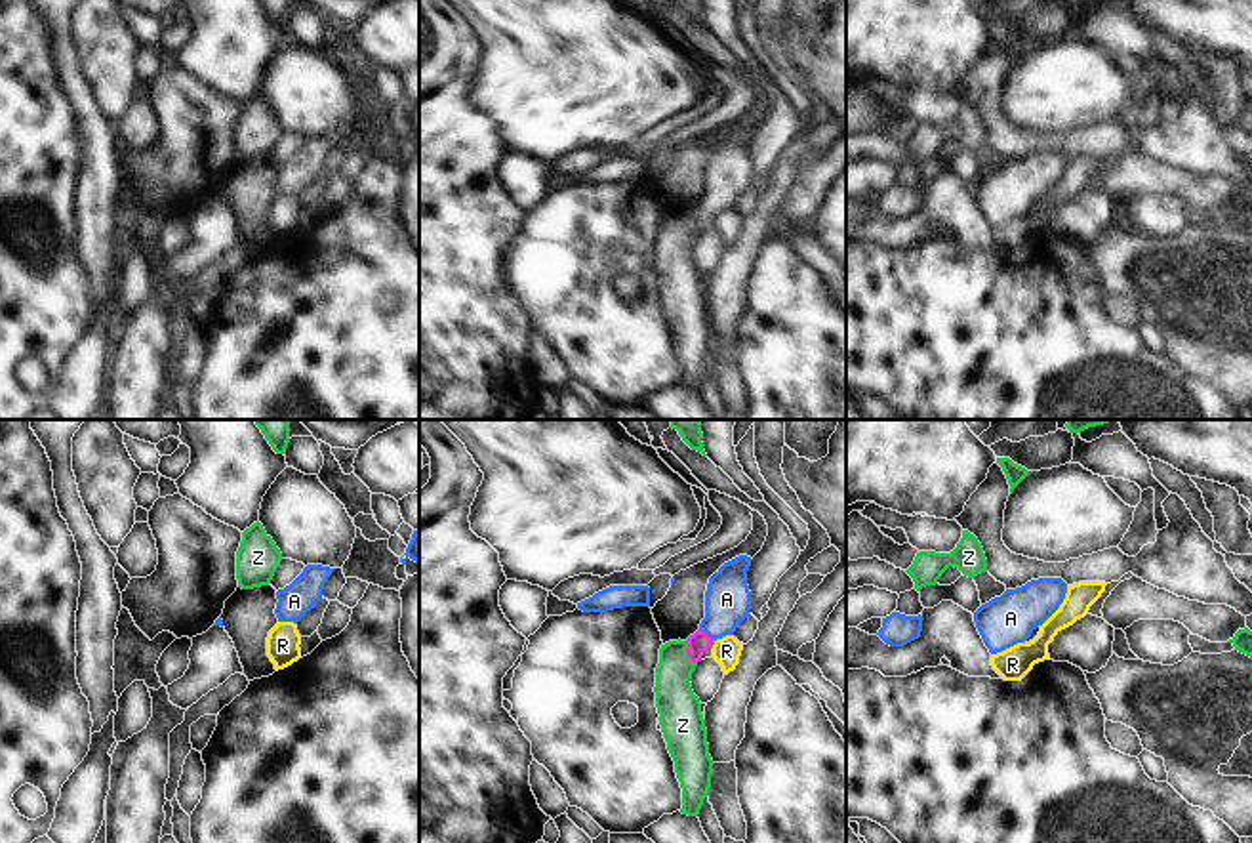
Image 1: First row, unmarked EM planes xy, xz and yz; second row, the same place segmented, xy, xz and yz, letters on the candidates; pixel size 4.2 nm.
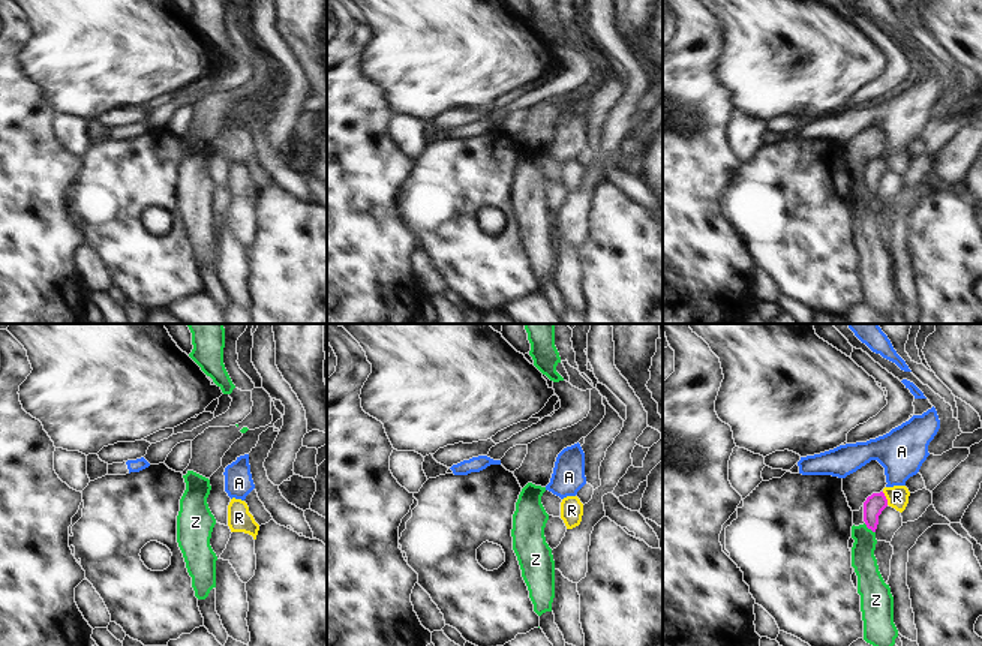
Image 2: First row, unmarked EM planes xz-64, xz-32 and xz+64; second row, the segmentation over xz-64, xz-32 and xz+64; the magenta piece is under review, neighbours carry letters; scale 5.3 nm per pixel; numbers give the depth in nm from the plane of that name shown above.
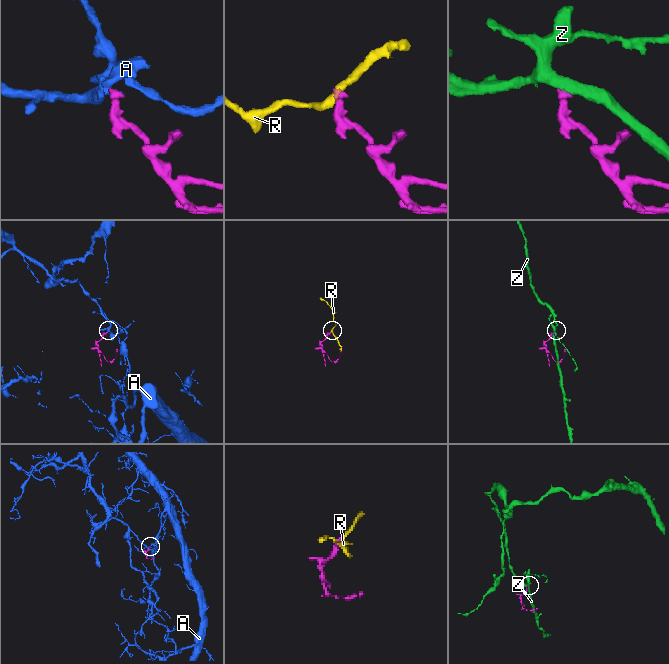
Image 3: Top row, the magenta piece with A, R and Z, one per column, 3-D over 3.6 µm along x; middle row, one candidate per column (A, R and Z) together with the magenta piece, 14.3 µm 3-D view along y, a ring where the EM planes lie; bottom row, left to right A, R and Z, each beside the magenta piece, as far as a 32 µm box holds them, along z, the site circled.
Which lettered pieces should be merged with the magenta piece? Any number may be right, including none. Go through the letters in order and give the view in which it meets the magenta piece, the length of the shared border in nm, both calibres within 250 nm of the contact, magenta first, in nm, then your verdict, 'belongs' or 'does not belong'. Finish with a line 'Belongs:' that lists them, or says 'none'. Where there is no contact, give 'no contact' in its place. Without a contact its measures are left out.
A: contact in xz; length 90 nm; calibres 90 and 190 nm; belongs
R: contact in xz; length 40 nm; calibres 90 and 120 nm; does not belong
Z: contact in xz; length 120 nm; calibres 90 and 180 nm; does not belong
Belongs: A

